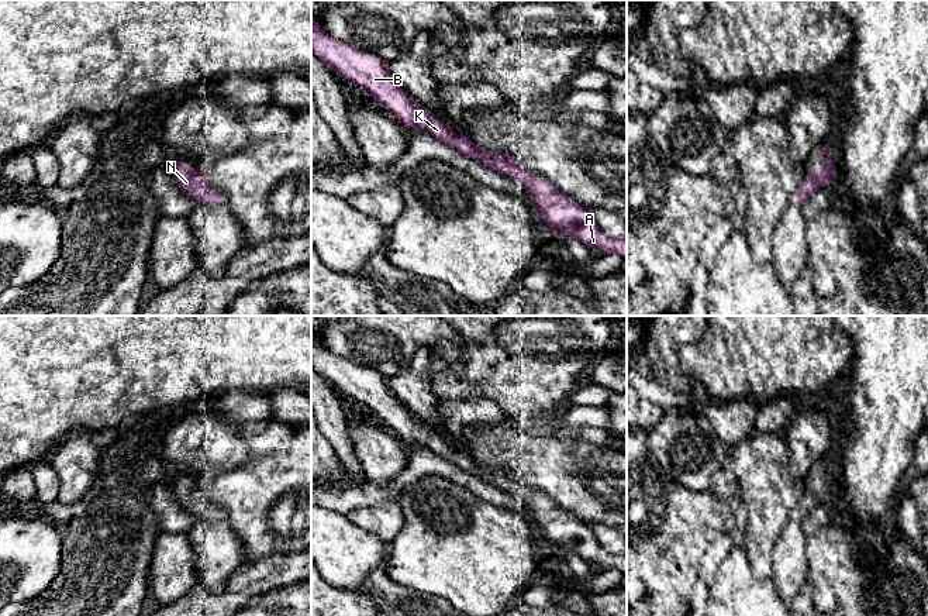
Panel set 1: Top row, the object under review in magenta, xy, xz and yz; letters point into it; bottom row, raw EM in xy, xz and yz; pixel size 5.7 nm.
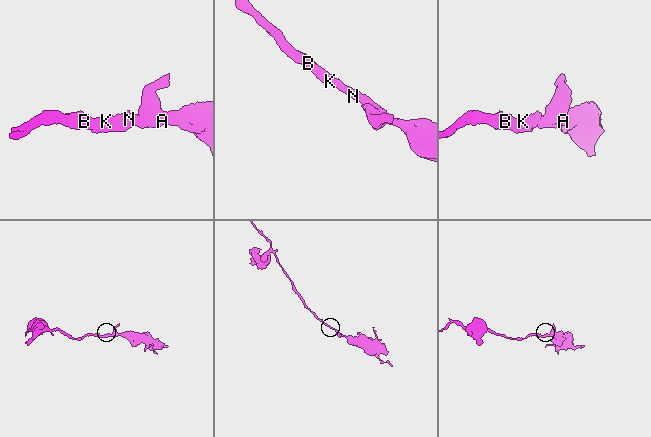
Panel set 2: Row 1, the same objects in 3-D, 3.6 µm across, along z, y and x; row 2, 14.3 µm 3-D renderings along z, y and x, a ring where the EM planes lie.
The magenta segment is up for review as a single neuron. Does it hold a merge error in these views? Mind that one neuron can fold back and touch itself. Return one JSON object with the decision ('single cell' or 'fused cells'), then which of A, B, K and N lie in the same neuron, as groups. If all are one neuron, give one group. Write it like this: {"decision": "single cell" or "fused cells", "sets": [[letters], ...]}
{"decision": "single cell", "sets": [["A", "B", "K", "N"]]}

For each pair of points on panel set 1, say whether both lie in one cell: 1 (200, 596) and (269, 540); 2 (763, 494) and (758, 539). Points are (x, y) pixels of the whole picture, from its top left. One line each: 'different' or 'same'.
1: different
2: same

